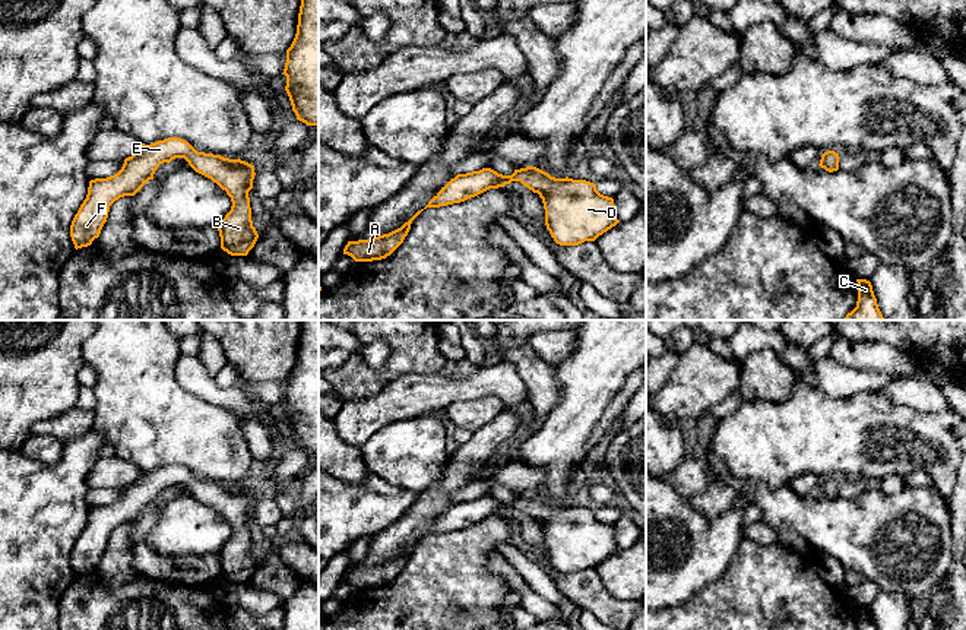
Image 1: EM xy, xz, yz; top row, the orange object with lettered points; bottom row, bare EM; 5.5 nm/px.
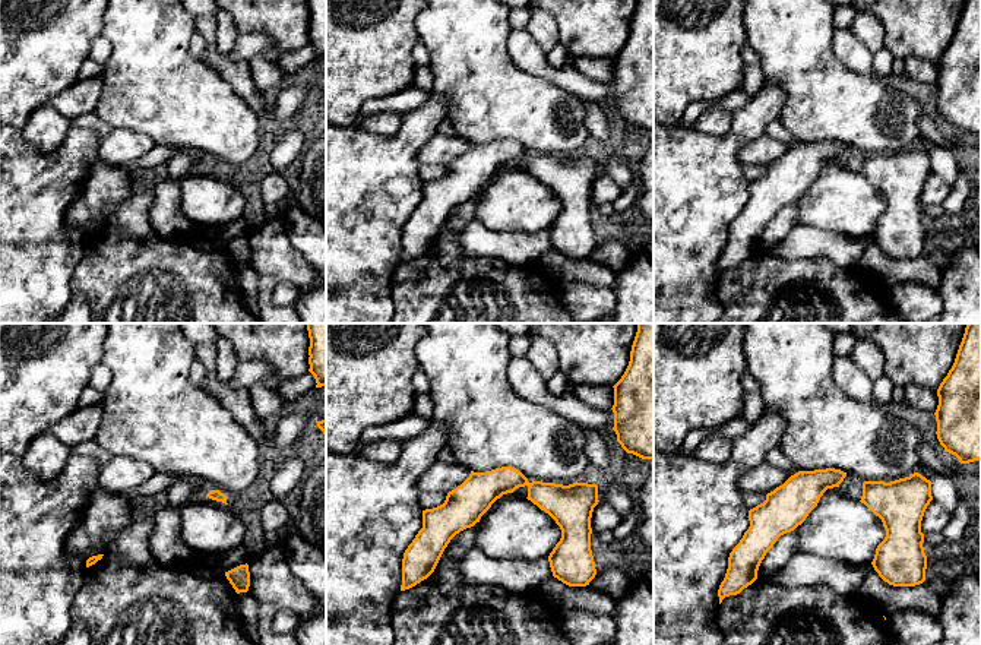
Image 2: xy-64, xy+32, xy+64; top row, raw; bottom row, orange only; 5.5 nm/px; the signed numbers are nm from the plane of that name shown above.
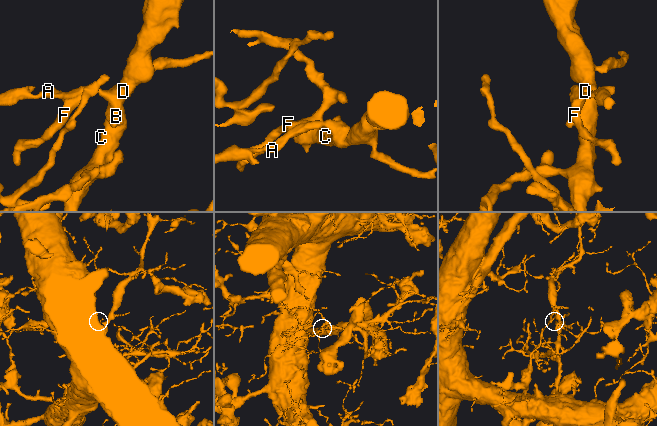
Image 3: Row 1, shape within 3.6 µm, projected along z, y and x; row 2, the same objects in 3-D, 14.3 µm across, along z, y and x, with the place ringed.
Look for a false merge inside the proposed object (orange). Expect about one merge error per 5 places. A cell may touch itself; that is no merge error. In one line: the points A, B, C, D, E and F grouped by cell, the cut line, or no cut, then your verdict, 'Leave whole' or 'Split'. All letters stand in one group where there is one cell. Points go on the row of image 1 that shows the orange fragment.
Groups: A B C D E F. No split. Leave whole

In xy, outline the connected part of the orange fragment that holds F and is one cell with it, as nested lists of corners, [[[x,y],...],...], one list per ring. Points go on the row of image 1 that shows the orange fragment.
[[[168,137],[140,148],[124,159],[121,170],[107,178],[89,181],[88,194],[70,225],[75,248],[88,247],[99,237],[110,206],[124,196],[134,196],[164,162],[184,158],[199,174],[210,178],[231,197],[232,206],[219,222],[221,248],[231,256],[247,256],[259,234],[253,227],[248,191],[254,165],[221,155],[197,152],[180,137]]]

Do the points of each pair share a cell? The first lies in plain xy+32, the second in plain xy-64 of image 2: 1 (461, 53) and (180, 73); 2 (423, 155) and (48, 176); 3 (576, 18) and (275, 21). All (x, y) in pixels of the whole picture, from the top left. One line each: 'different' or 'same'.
1: same
2: different
3: same

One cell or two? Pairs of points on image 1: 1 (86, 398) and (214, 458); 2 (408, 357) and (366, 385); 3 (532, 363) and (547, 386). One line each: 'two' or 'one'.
1: two
2: one
3: one

